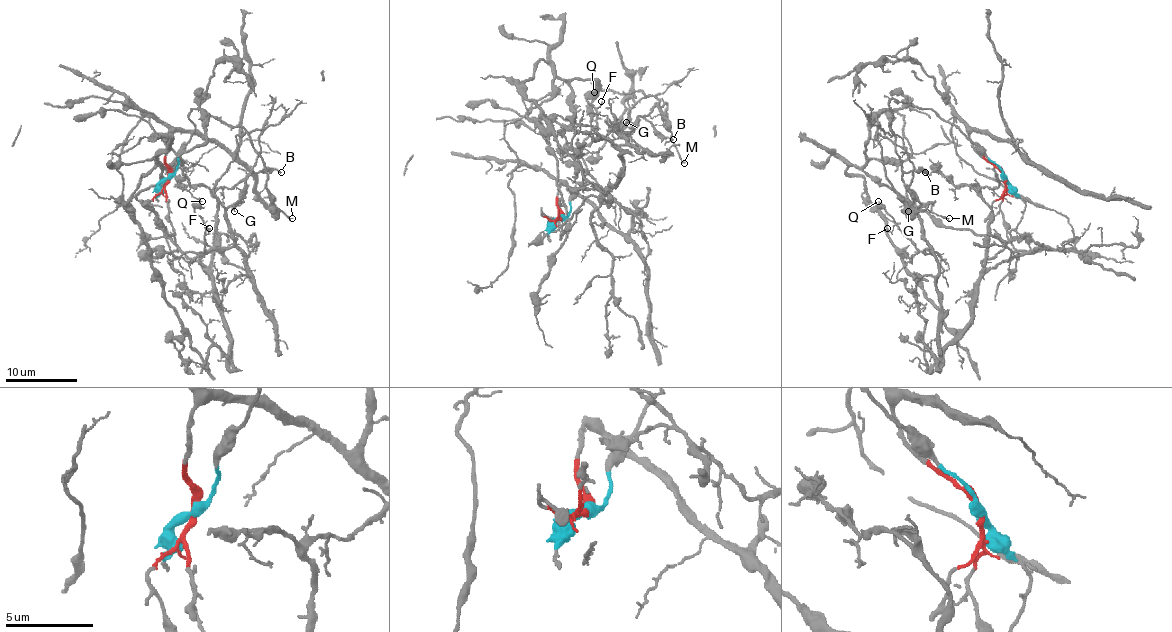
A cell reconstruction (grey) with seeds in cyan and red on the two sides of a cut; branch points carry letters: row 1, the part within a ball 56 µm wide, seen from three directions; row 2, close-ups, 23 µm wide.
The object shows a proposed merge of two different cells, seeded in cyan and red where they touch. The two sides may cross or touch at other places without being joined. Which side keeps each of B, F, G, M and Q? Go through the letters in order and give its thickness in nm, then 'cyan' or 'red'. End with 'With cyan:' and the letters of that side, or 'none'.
B: calibre 120 nm; cyan
F: calibre 110 nm; cyan
G: calibre 120 nm; cyan
M: calibre 180 nm; cyan
Q: calibre 220 nm; cyan
With cyan: B, F, G, M, Q

